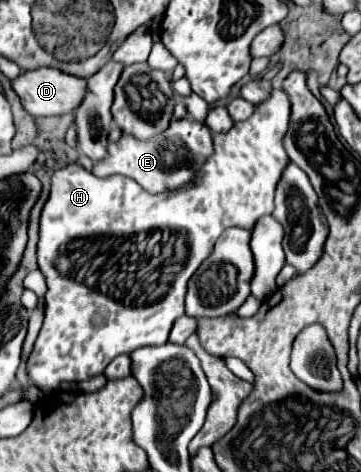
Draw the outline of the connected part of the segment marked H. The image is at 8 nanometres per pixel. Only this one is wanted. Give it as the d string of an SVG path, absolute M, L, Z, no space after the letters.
M274 89L272 97L260 105L256 105L256 111L250 119L236 123L228 133L214 133L214 153L210 157L208 163L204 163L204 167L200 167L198 175L194 175L194 179L170 193L160 193L160 195L148 195L136 181L124 177L124 175L112 175L106 179L98 179L96 175L92 175L90 171L86 171L80 163L70 163L62 169L58 169L52 175L52 187L50 187L50 197L44 203L42 215L40 215L40 241L38 241L38 267L46 277L48 283L48 291L46 291L46 313L44 313L44 325L40 329L40 335L36 339L34 351L28 359L28 377L30 381L44 393L52 393L60 387L62 381L86 381L98 373L102 373L108 363L122 355L122 353L132 353L136 347L146 347L146 345L160 345L160 343L168 343L168 335L172 331L172 323L184 315L184 295L188 291L188 279L196 273L196 269L200 267L200 263L212 253L216 239L220 237L220 233L232 225L244 227L244 229L252 229L256 225L256 221L264 215L272 215L272 199L276 193L276 183L280 183L280 175L284 173L284 167L288 167L290 159L288 153L284 151L284 135L290 127L291 113L290 99L286 95L284 89Z

